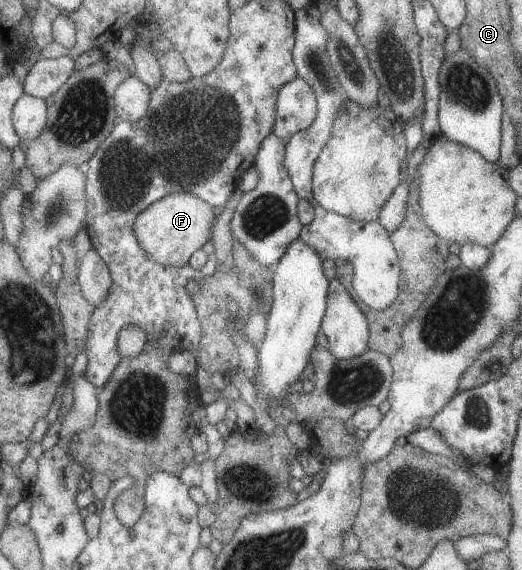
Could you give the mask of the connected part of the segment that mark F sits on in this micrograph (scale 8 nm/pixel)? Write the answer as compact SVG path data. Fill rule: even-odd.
M175 192L152 202L133 220L133 234L147 254L147 258L159 266L183 266L195 250L210 240L211 224L216 209L189 192Z

